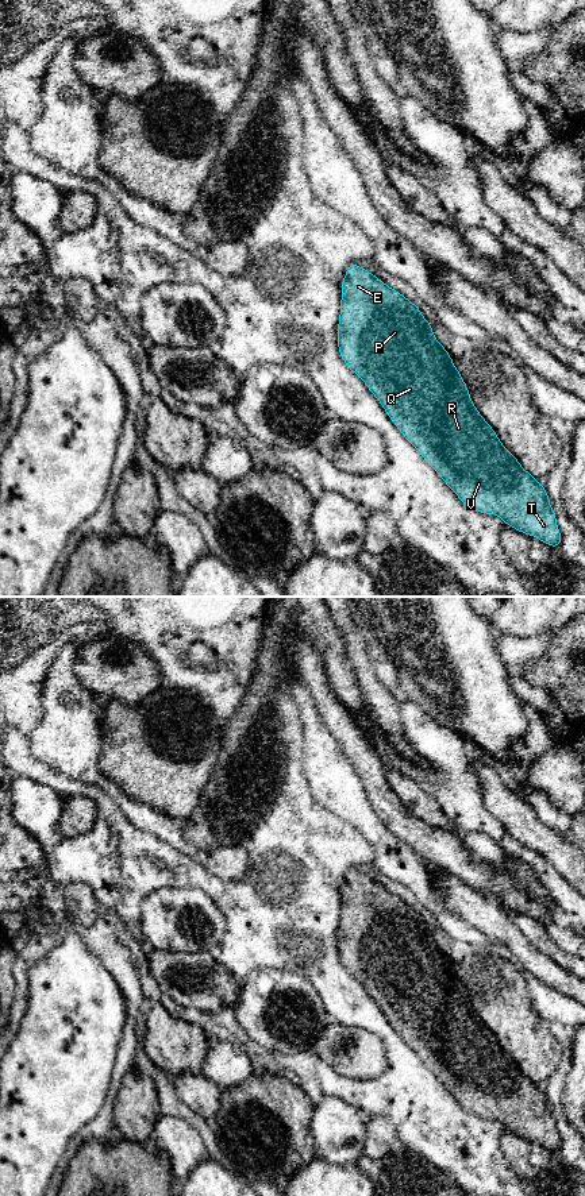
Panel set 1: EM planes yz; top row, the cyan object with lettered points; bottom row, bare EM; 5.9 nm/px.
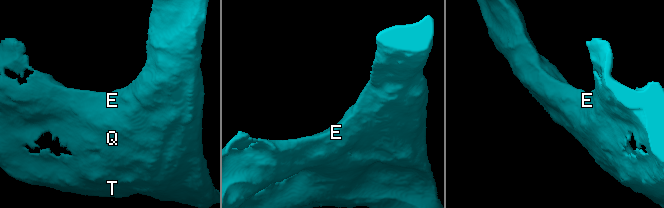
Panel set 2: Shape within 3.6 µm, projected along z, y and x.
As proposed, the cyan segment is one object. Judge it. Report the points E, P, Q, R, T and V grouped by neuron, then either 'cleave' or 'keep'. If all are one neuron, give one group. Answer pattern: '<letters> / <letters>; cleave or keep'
E P Q R T V; keep

